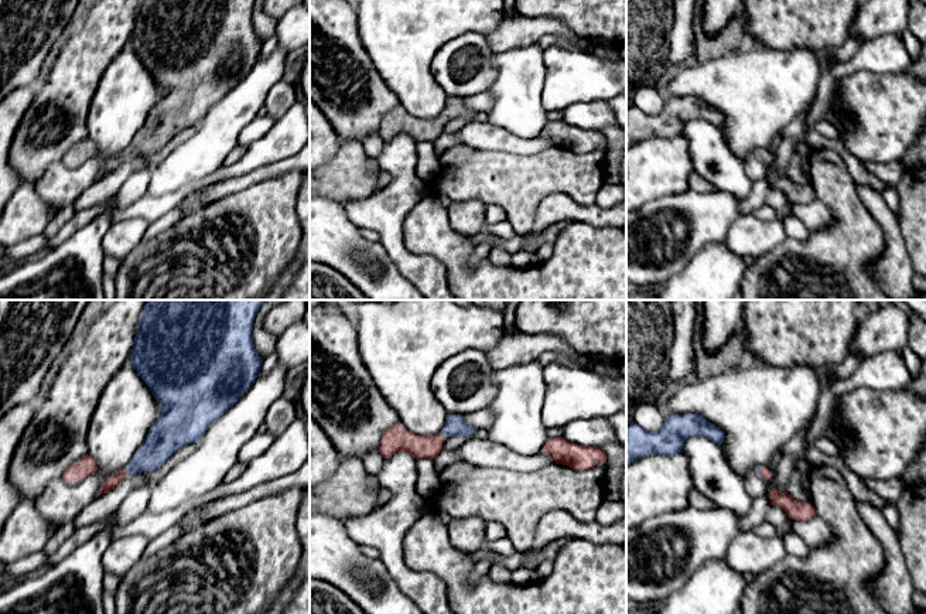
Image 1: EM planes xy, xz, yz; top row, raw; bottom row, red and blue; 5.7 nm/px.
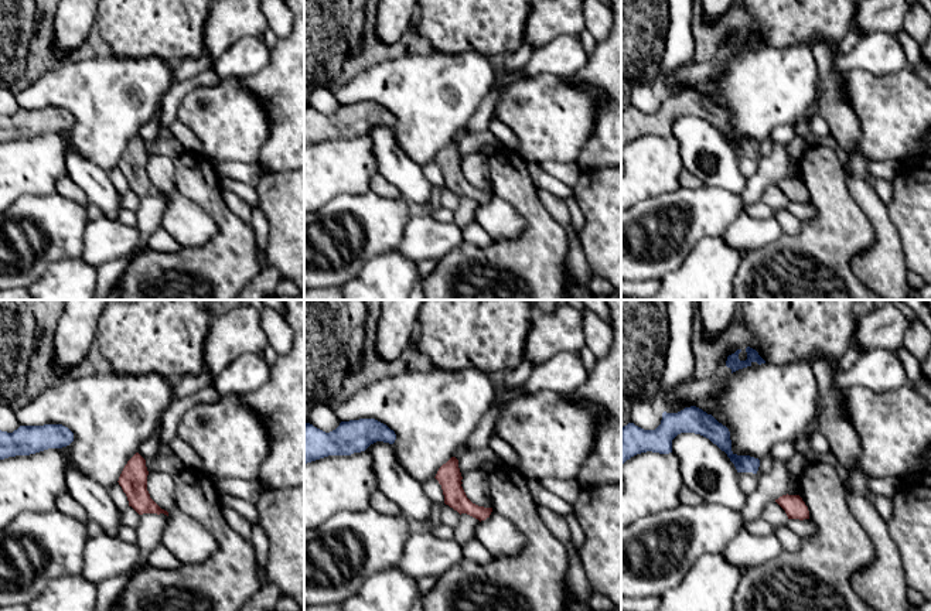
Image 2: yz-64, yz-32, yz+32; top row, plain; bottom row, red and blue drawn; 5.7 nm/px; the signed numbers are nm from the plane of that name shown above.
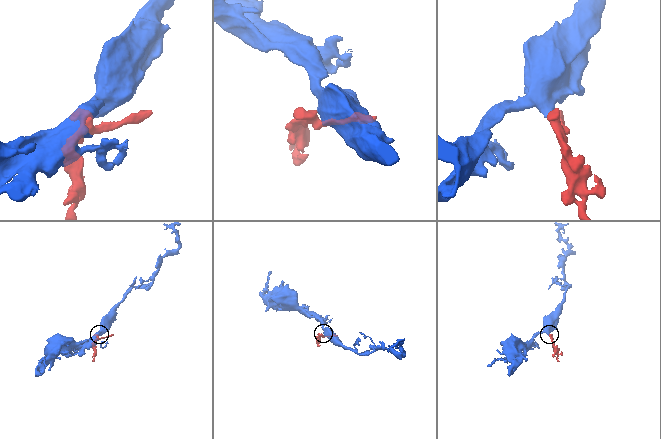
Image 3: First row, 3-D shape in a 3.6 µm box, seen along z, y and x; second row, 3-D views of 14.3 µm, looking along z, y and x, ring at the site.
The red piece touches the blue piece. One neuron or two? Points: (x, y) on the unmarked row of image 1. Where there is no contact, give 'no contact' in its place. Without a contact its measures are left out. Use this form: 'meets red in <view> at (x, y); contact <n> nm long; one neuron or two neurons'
meets red in xz at (443, 119); contact 30 nm long; one neuron

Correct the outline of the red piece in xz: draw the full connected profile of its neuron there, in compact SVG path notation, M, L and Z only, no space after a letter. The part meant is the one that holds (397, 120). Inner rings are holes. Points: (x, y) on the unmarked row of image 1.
M448 98L443 116L435 119L413 117L399 105L383 116L379 136L383 141L390 141L399 134L406 134L416 143L433 143L443 133L445 120L457 117L471 119L476 113L465 106L462 98Z

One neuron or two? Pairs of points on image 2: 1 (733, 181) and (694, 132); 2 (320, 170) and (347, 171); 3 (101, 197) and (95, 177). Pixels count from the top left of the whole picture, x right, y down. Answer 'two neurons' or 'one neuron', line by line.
1: one neuron
2: one neuron
3: one neuron

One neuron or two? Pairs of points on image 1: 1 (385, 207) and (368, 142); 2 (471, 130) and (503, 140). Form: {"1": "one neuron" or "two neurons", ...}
{"1": "two neurons", "2": "one neuron"}

